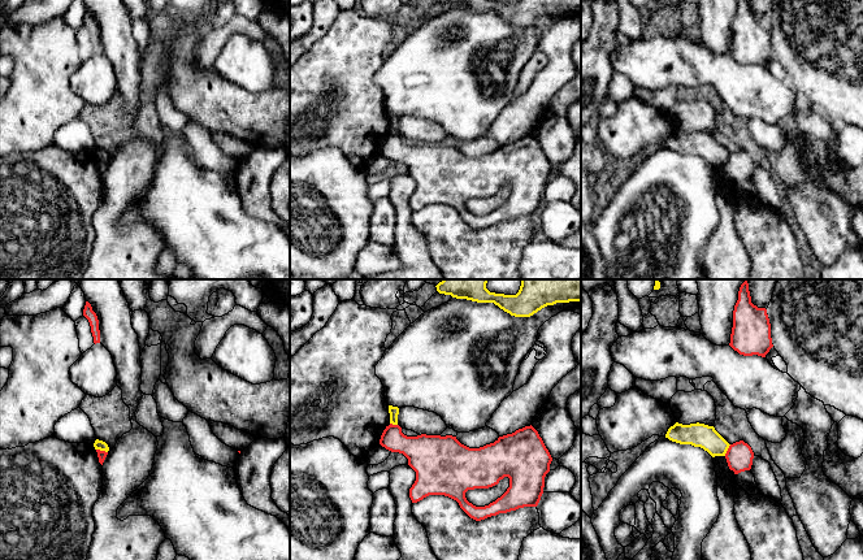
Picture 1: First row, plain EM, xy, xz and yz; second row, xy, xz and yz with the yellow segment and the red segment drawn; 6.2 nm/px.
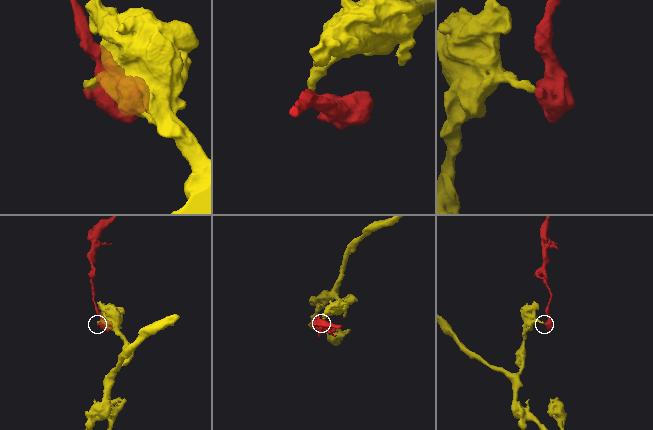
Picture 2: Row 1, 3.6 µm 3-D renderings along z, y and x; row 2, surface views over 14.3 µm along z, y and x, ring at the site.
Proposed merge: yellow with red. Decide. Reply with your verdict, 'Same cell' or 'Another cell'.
Another cell

